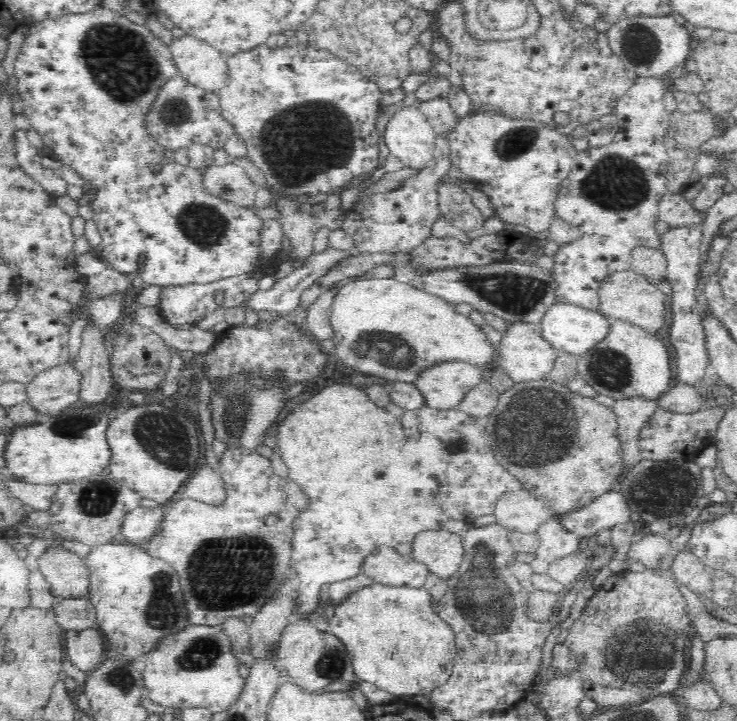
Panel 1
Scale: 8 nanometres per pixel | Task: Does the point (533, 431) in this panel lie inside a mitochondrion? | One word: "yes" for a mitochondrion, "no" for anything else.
yes

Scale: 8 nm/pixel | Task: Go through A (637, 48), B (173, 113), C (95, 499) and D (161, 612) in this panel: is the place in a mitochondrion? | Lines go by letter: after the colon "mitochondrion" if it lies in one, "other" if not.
A: mitochondrion
B: mitochondrion
C: mitochondrion
D: mitochondrion

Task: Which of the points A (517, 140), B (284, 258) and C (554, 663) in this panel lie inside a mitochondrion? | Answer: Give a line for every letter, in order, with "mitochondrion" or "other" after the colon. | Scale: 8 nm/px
A: mitochondrion
B: other
C: other

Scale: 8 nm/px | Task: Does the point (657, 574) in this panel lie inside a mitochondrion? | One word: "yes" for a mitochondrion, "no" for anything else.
no

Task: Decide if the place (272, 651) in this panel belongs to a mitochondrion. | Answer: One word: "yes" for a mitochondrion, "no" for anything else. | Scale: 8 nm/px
no

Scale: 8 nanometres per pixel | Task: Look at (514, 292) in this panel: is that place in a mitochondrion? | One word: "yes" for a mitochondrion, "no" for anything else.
yes

